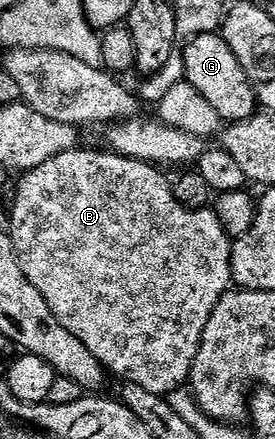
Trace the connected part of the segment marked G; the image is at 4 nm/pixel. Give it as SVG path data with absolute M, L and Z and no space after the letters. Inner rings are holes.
M221 34L196 36L185 44L184 49L182 67L186 70L185 82L190 83L196 93L201 93L227 124L239 123L255 115L259 110L258 98L248 81L248 73L244 73L244 65L236 61L236 53L232 53Z

